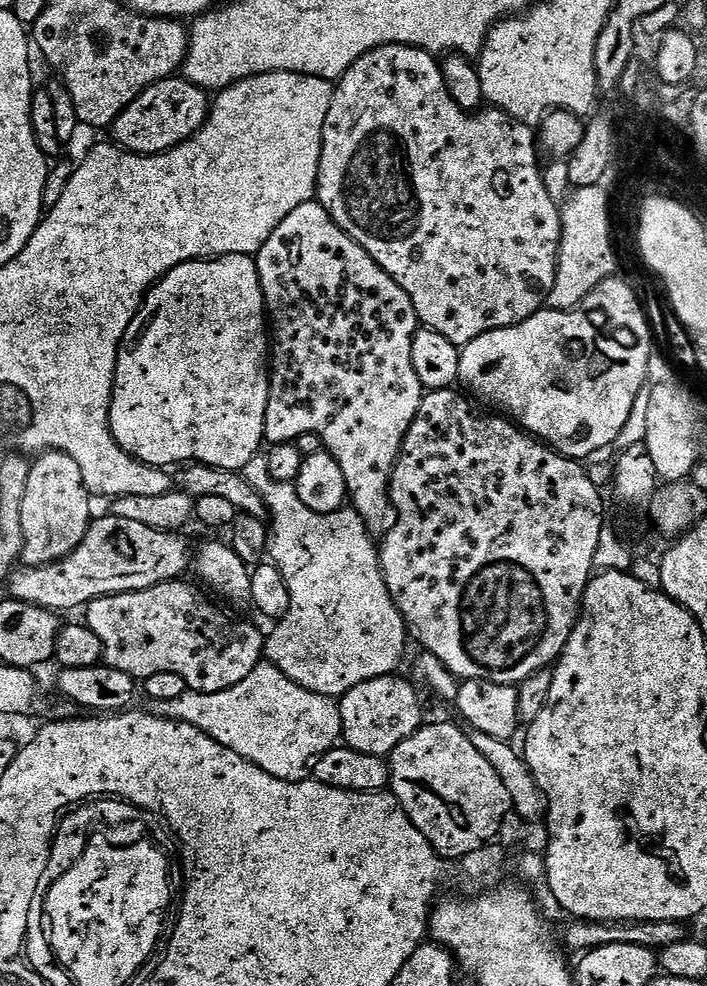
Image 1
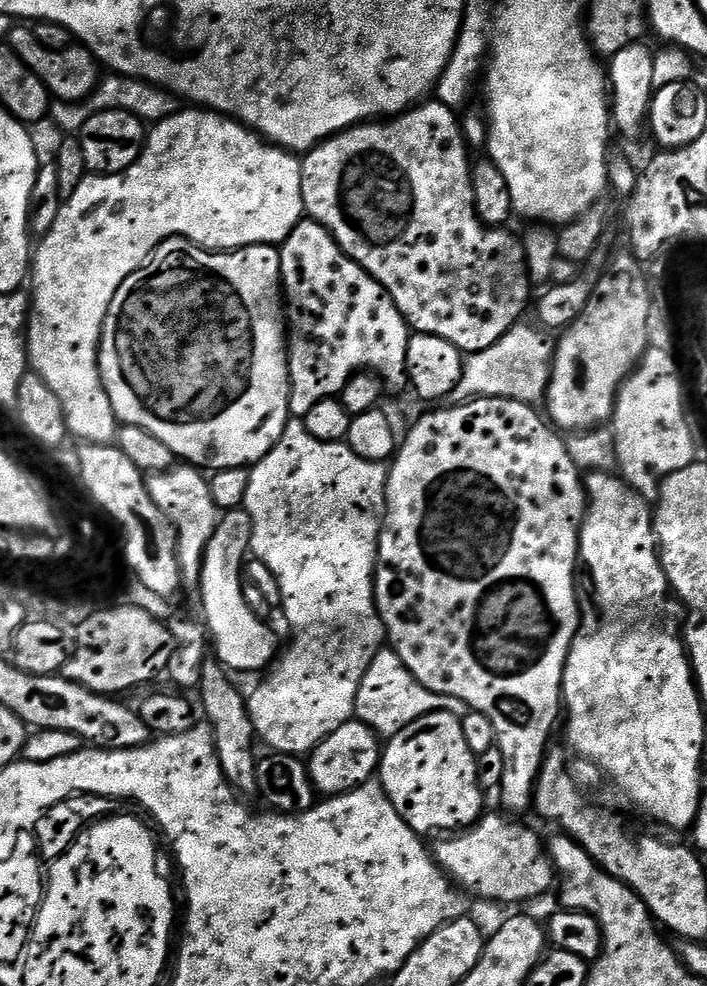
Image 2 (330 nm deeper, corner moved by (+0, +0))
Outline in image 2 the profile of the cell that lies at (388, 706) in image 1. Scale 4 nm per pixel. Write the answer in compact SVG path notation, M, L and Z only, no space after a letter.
M358 719L347 720L338 730L331 732L318 747L313 748L307 761L312 785L317 793L331 798L361 788L367 780L377 775L382 755L382 740Z

